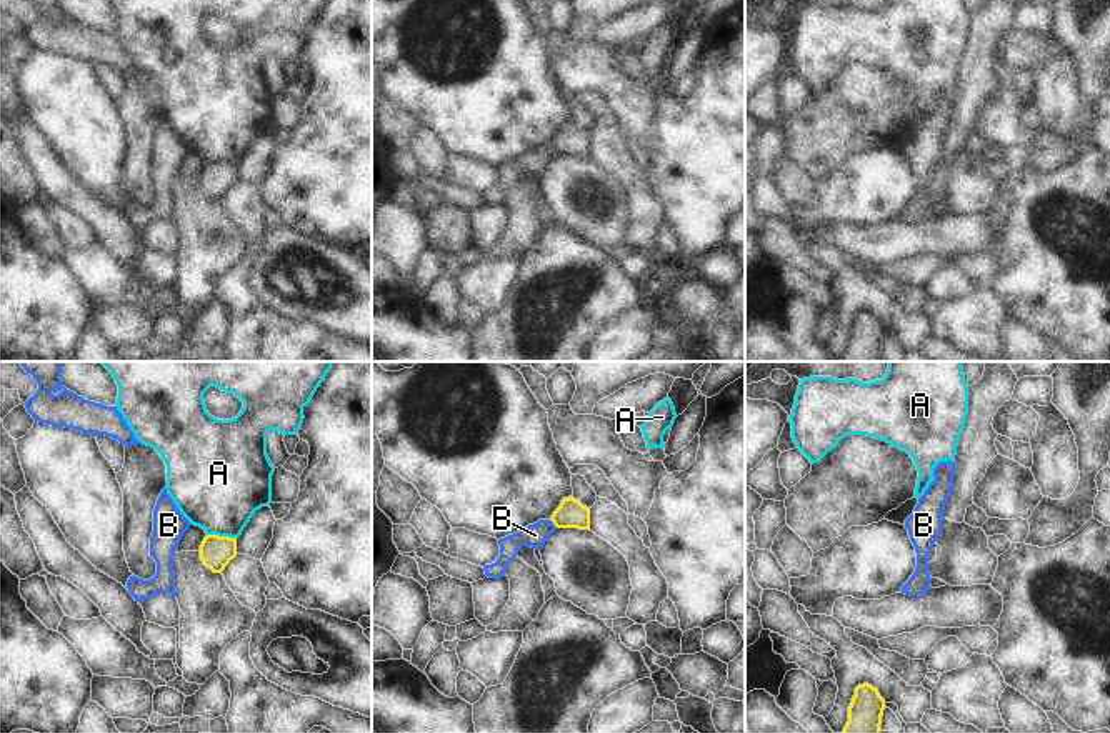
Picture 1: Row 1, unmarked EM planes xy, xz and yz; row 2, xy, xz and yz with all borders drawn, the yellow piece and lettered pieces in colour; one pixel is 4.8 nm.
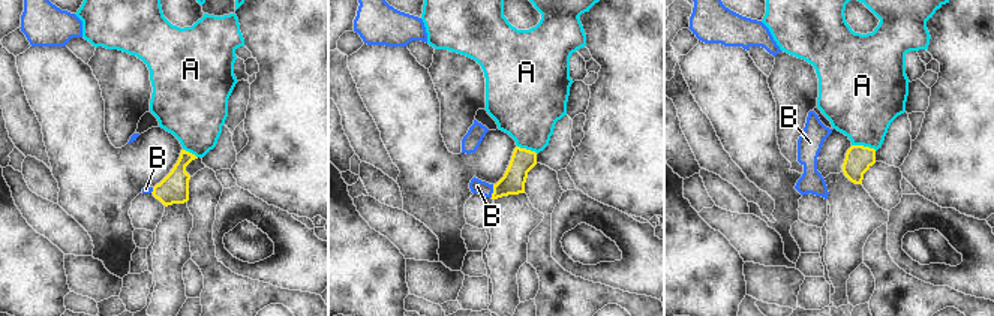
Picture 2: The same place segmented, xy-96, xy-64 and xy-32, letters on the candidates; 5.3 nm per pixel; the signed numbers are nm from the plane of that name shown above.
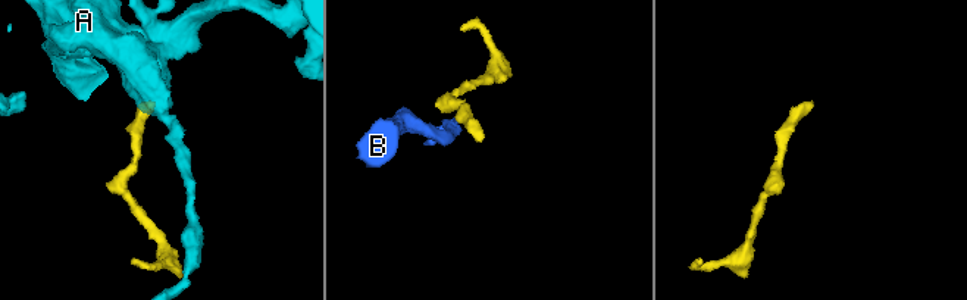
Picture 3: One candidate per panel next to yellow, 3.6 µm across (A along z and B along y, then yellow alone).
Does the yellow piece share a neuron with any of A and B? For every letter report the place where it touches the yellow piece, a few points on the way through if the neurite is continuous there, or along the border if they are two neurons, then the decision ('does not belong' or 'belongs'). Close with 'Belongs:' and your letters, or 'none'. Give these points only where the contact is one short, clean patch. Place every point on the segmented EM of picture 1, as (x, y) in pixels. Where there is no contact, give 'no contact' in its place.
A: xy (222, 537) | along xy (207, 533), (235, 538) | does not belong
B: xz (554, 523) | across xz (570, 513), (554, 523), (535, 535) | belongs
Belongs: B

